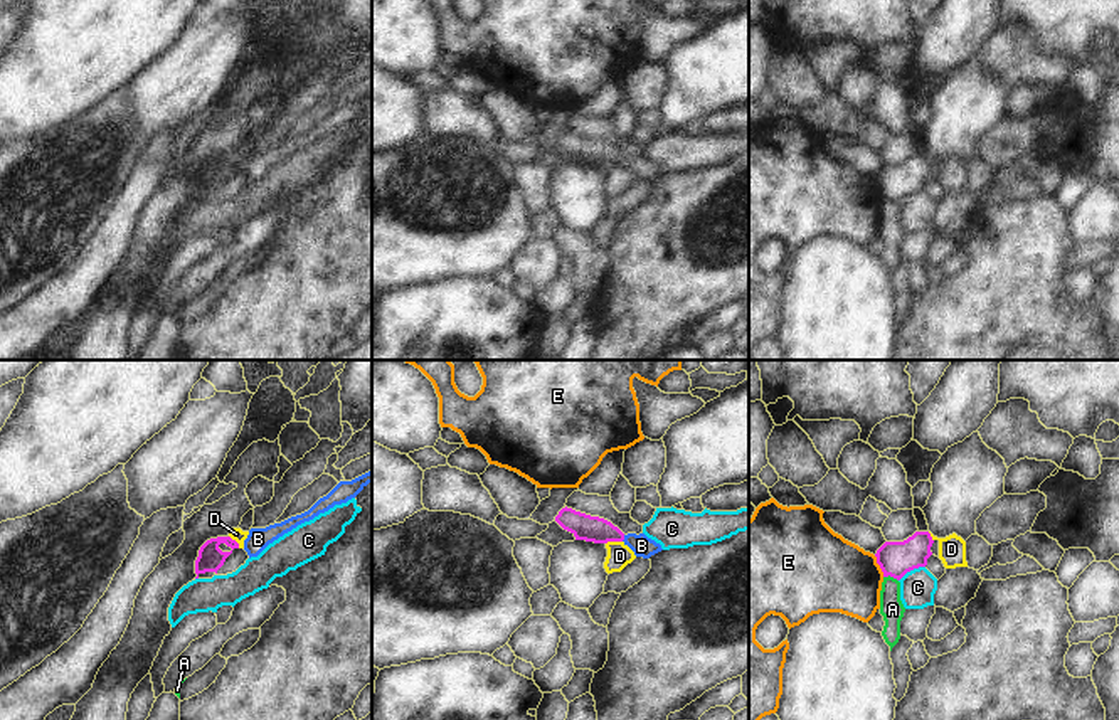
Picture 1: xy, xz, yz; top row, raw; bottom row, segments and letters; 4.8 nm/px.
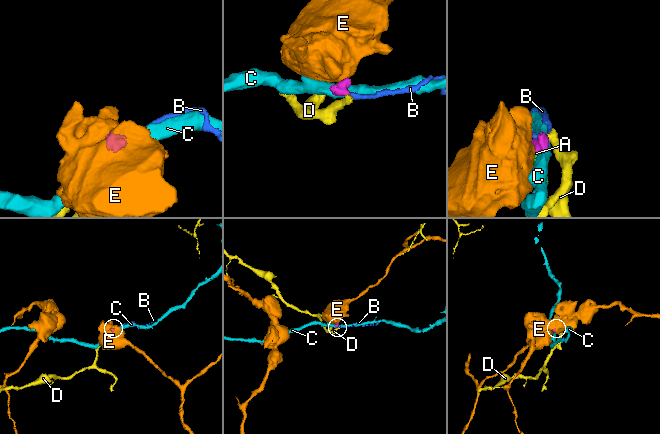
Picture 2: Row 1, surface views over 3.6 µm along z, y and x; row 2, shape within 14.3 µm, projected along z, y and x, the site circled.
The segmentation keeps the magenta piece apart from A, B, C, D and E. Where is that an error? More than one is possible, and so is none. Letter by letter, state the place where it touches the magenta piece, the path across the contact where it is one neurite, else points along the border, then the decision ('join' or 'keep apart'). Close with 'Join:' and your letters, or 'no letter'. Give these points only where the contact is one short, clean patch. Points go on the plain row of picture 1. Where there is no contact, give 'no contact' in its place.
A: yz (890, 199) | along yz (884, 199), (892, 199), (897, 204) | keep apart
B: xz (623, 162) | across xz (584, 150), (623, 162), (641, 169) | join
C: yz (911, 192) | along yz (924, 189), (911, 192), (899, 204) | keep apart
D: xz (613, 164) | along xz (621, 164), (609, 164), (606, 167) | keep apart
E: yz (879, 187) | along yz (874, 179), (884, 199) | keep apart
Join: B

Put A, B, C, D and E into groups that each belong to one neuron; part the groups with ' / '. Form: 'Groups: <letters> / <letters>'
Groups: A / B / C / D / E

